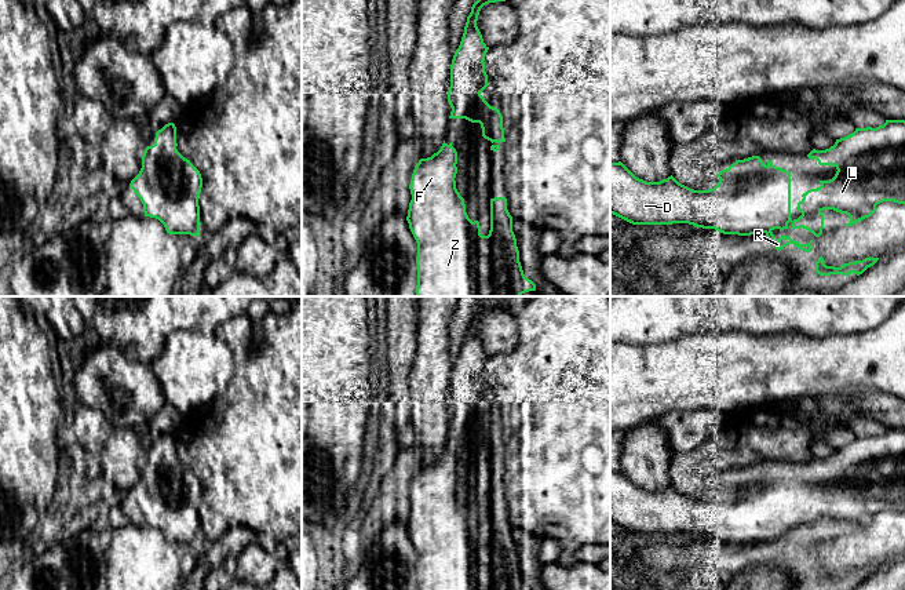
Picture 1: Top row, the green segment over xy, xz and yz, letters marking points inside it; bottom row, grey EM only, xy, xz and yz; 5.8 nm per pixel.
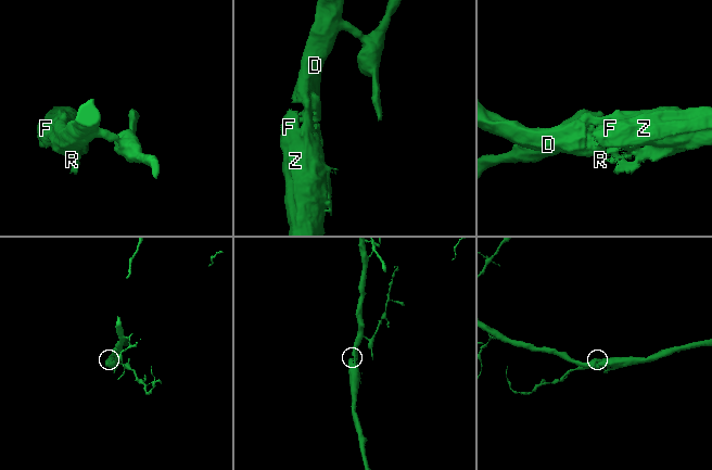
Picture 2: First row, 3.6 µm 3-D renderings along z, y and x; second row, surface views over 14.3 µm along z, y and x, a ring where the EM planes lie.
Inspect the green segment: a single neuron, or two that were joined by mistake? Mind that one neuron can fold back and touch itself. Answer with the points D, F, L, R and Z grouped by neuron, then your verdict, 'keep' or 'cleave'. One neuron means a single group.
D F L R Z; keep

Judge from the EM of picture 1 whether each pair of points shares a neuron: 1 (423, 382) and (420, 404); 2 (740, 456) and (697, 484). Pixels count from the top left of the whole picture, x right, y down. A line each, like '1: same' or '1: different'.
1: same
2: same

